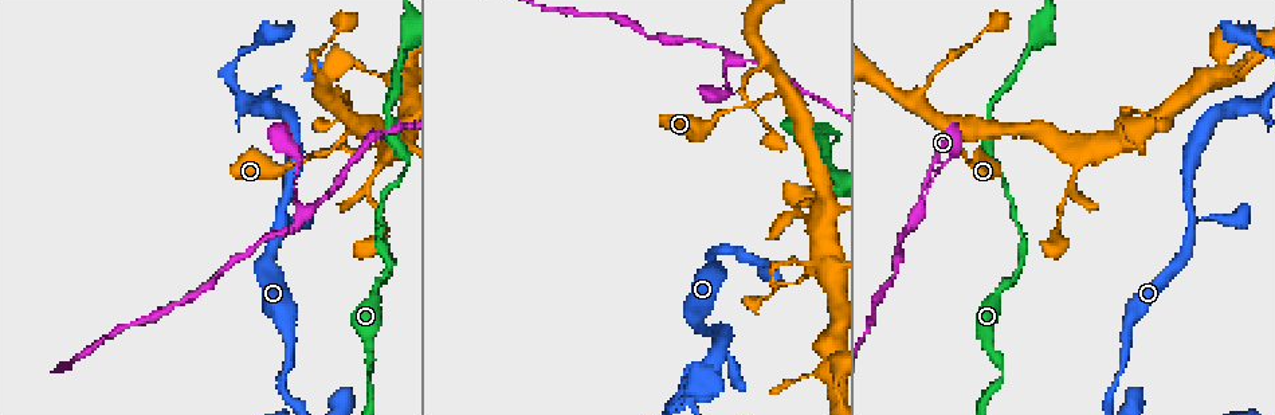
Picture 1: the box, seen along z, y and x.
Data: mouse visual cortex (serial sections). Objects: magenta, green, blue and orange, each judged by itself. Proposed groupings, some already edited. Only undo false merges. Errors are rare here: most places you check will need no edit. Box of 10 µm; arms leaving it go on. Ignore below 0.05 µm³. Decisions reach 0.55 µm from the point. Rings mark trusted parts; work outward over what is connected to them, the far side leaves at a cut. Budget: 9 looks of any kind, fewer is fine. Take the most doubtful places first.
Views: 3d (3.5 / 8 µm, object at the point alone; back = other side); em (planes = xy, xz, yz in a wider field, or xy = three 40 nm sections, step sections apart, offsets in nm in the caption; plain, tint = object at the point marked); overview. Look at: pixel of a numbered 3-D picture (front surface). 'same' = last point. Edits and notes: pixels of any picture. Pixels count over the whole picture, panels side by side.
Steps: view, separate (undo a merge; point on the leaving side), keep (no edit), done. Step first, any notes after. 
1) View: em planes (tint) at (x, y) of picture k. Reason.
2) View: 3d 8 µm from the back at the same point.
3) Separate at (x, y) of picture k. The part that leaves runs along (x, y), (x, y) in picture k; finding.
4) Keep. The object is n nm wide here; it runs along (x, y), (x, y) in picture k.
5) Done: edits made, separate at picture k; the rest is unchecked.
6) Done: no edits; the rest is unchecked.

View: 3d 8 µm at (923, 209) of picture 1. Three arms meet.

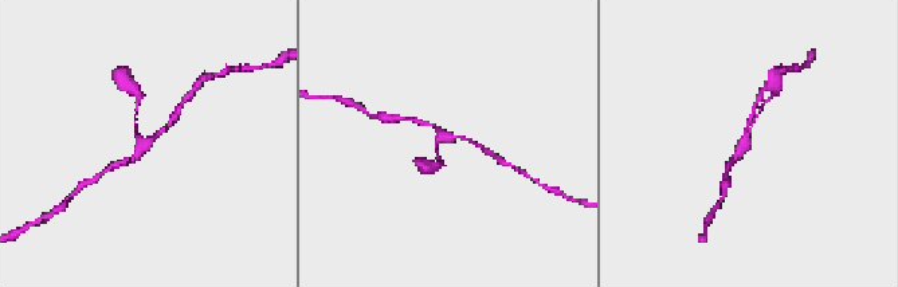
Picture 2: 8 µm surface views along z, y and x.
View: em planes (tint) at the same point.

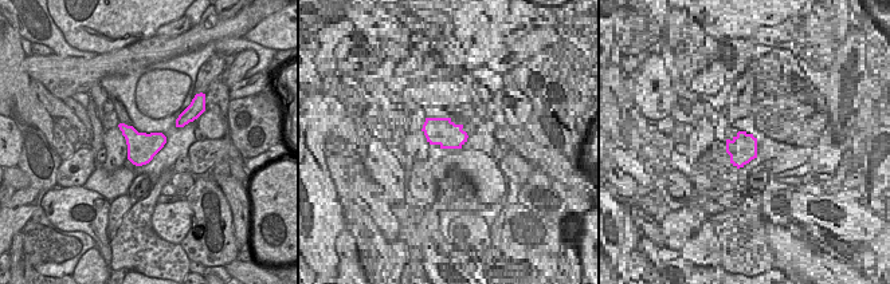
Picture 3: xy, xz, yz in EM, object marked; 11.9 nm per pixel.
Keep. 3 arms meet here; it runs along (173, 117), (134, 157), (120, 164) in picture 2; one cell here.

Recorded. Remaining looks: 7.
View: 3d 8 µm at (279, 221) of picture 1. Three arms meet.

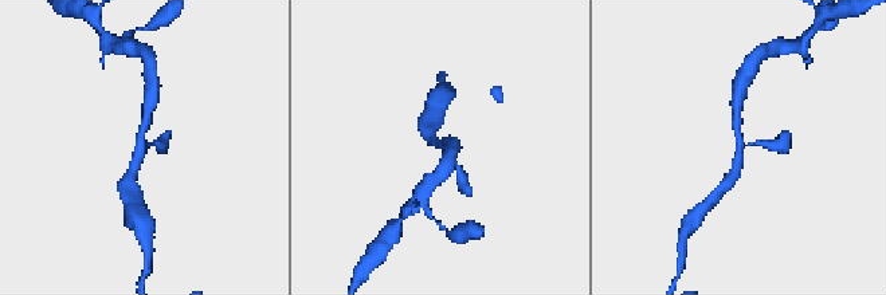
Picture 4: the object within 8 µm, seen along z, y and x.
View: em xy step 2 (tint) at the same point. 3 arms meet here; the arms are 200, 250, 350 nm wide.

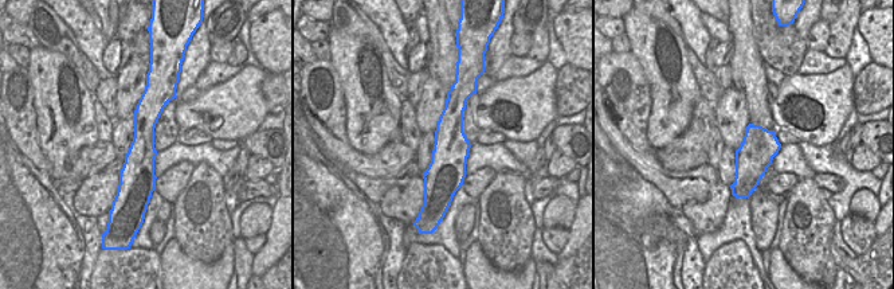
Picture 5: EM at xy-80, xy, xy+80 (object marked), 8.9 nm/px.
Keep. One cell here.

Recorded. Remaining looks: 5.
View: 3d 3.5 µm at (377, 142) of picture 1. Calibre changes.

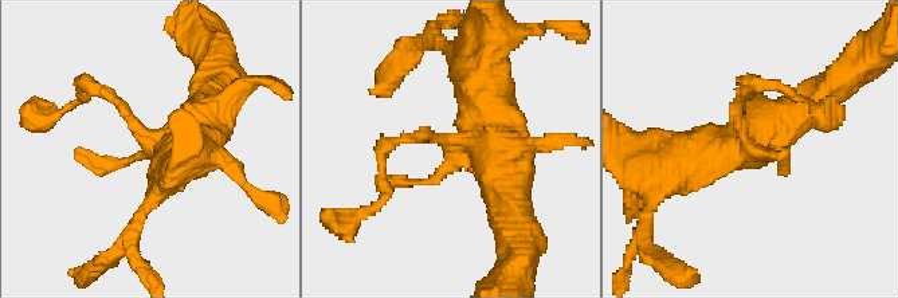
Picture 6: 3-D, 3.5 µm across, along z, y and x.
View: em xy step 5 (tint) at (458, 140) of picture 6.

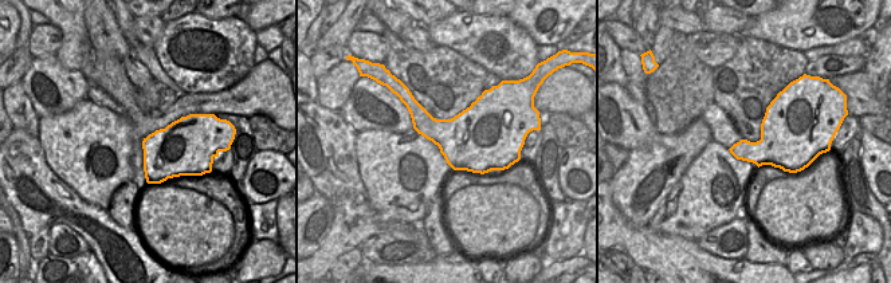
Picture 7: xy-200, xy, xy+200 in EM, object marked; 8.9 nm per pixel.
Keep. The object is 550 nm wide here; it runs along (171, 165), (187, 148), (149, 140), (91, 86) in picture 6; one cell here.

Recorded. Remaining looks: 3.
View: 3d 8 µm from the back at (387, 269) of picture 1. Abrupt turn.

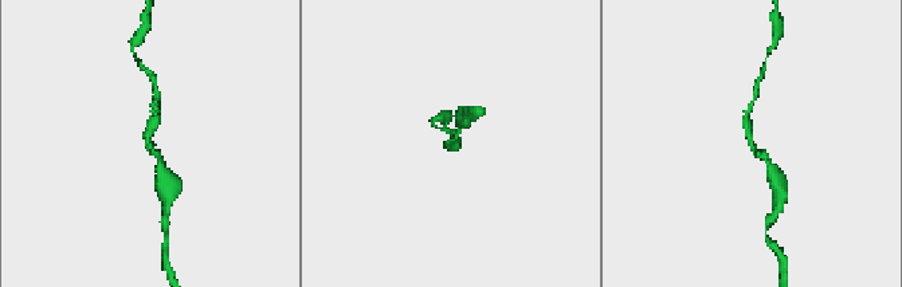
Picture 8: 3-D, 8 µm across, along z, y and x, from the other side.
View: em planes (tint) at the same point. The arms are 150, 200 nm wide.

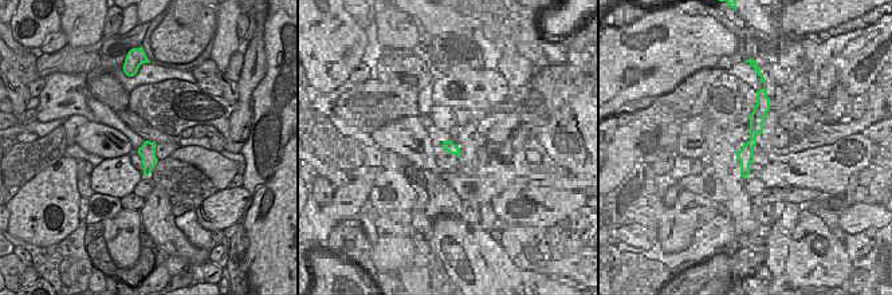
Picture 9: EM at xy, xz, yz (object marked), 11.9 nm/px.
Keep. It runs along (771, 170), (748, 137), (752, 105) in picture 8; all the same cell.

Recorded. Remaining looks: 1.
Done: no edits; the rest is unchecked.

